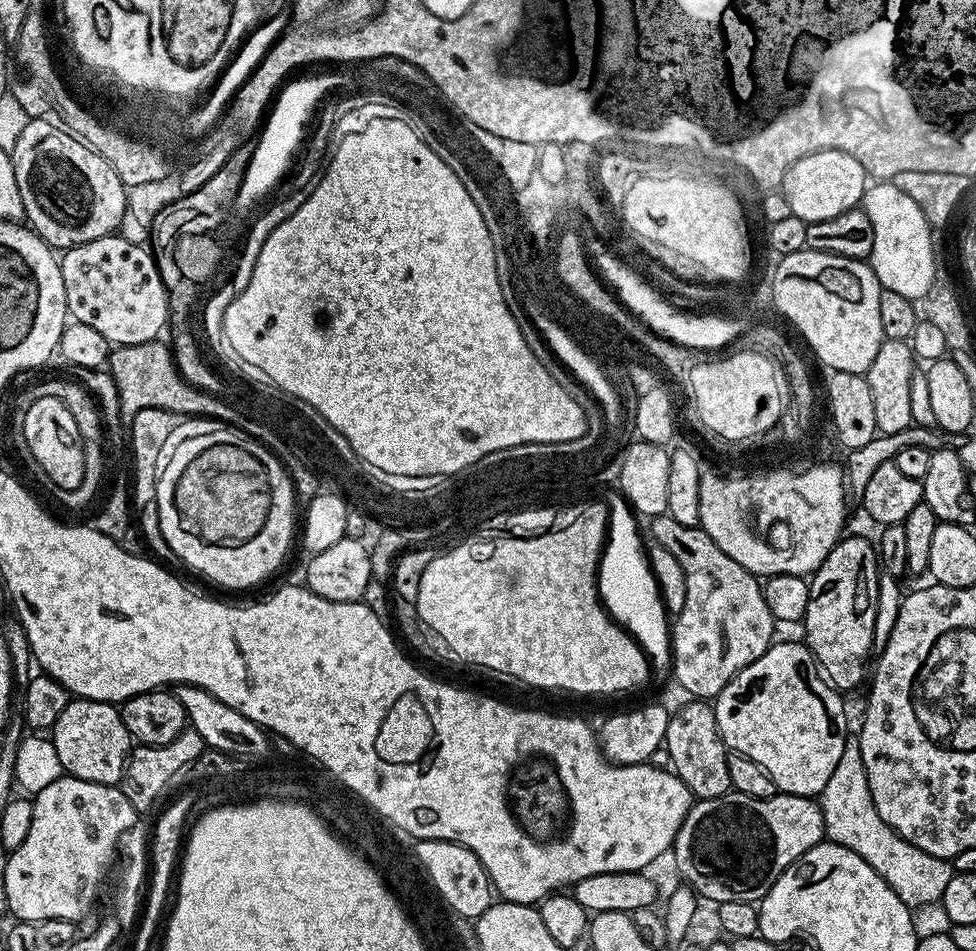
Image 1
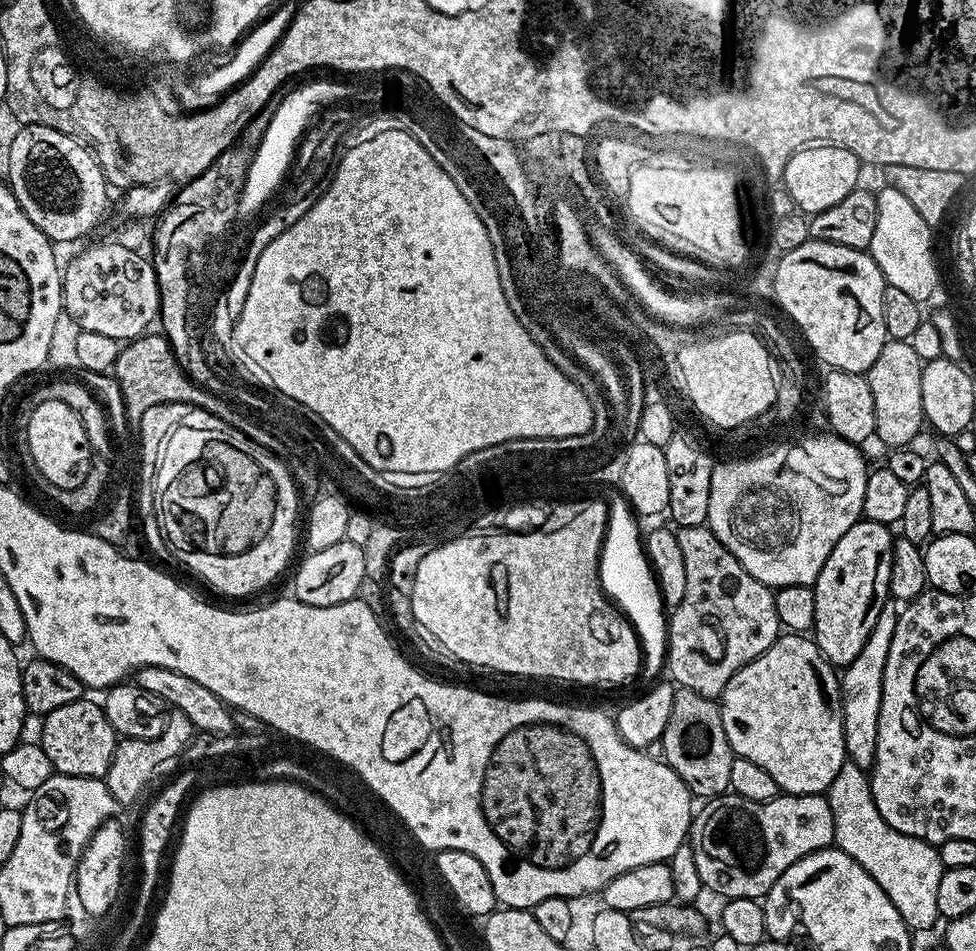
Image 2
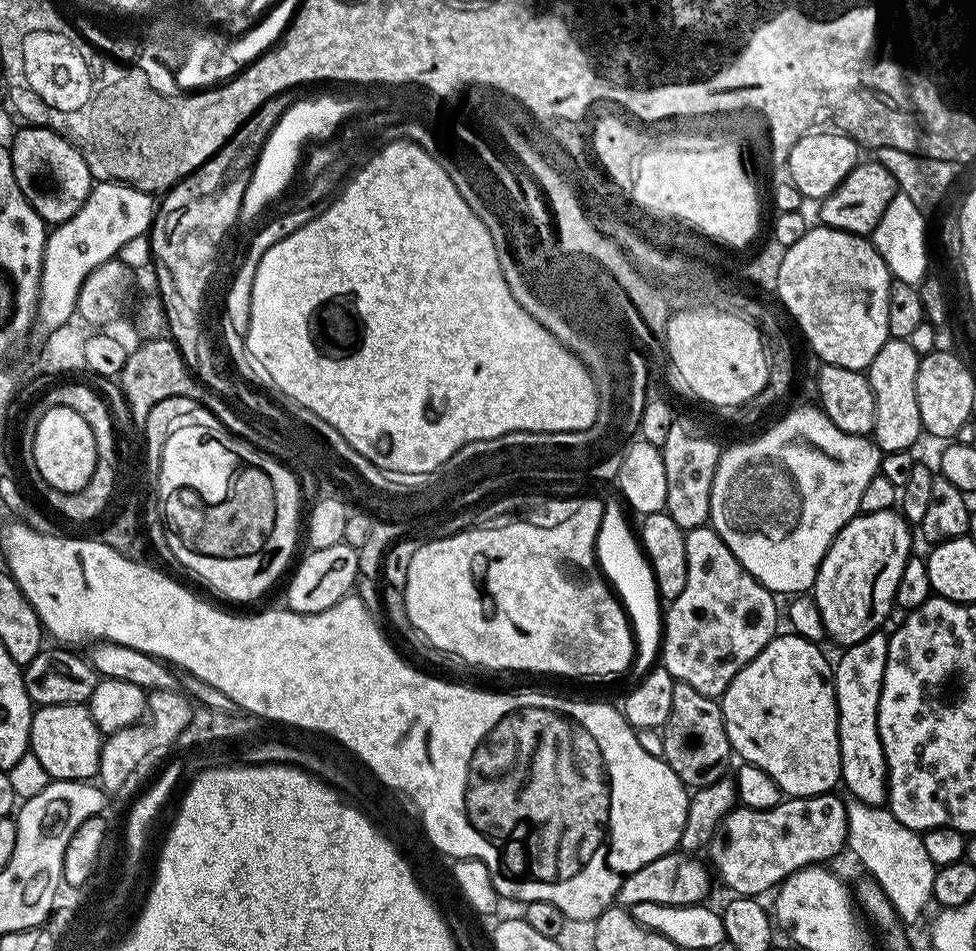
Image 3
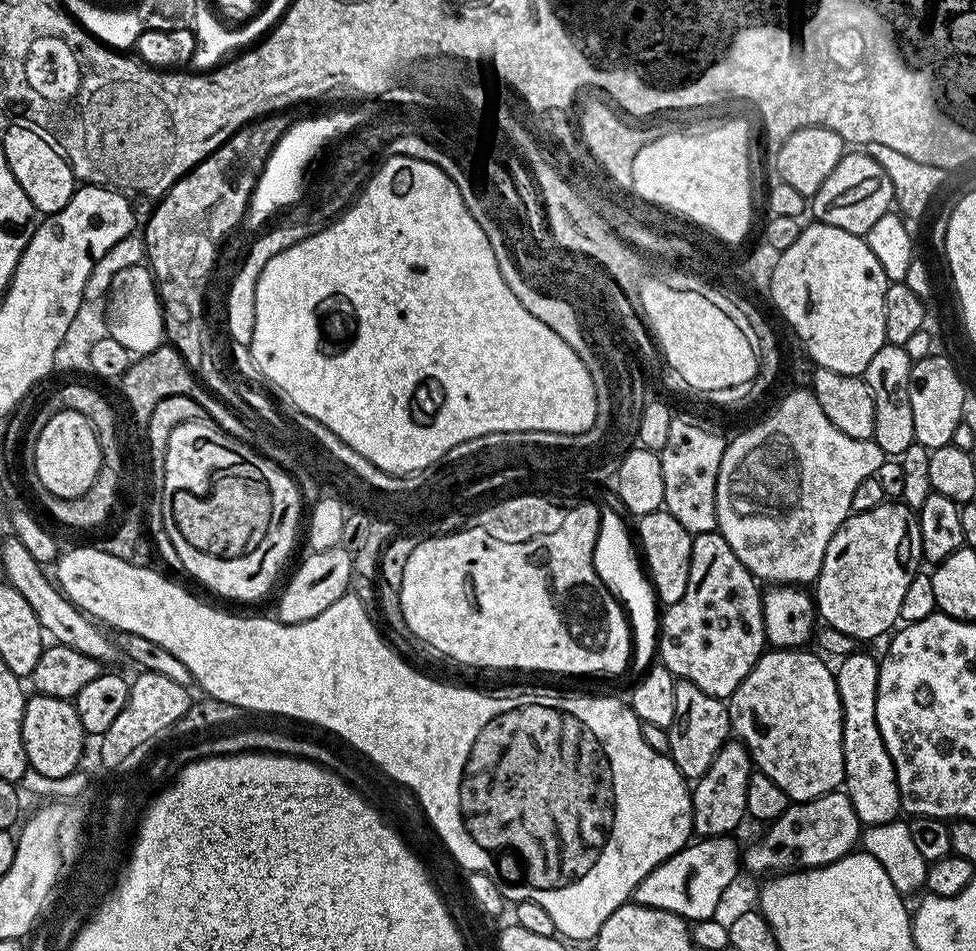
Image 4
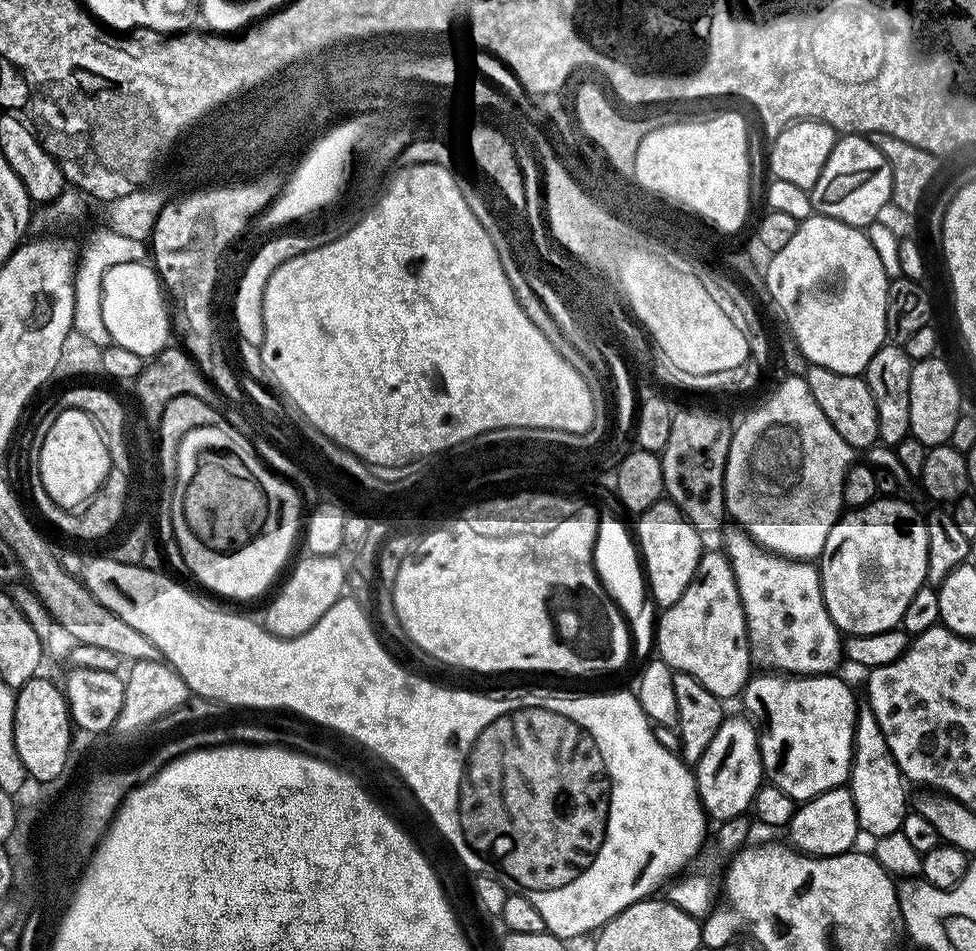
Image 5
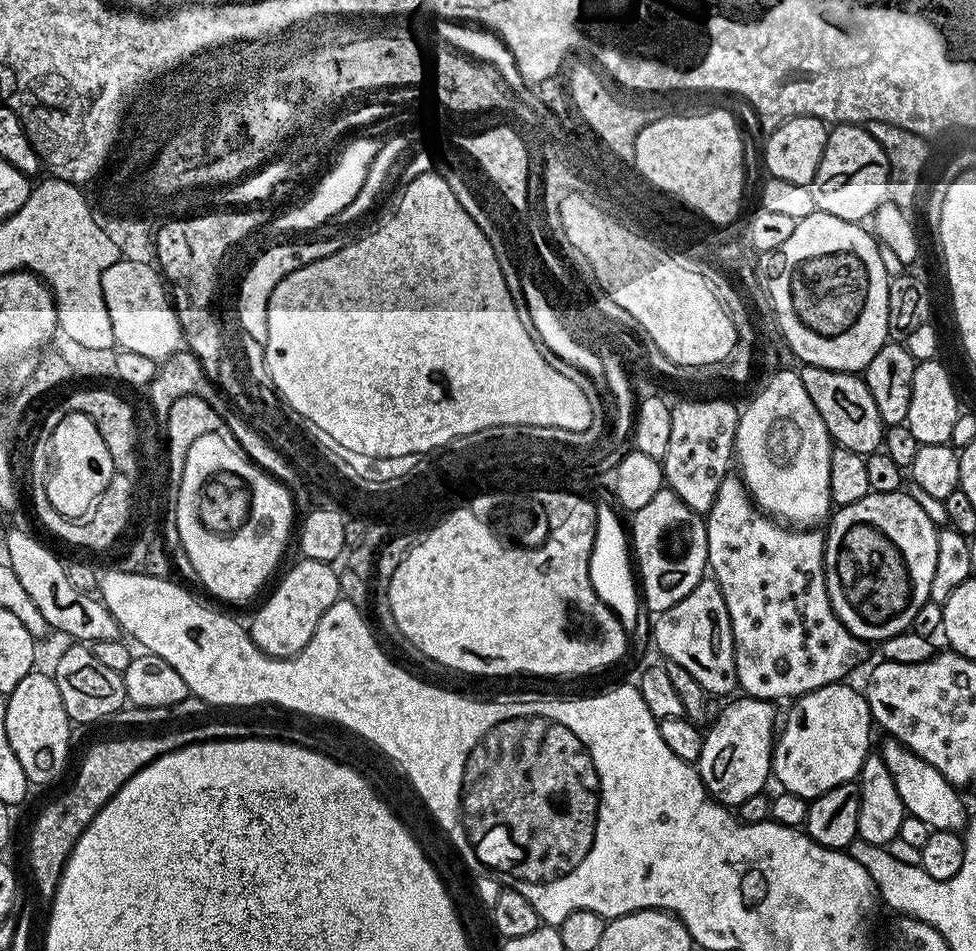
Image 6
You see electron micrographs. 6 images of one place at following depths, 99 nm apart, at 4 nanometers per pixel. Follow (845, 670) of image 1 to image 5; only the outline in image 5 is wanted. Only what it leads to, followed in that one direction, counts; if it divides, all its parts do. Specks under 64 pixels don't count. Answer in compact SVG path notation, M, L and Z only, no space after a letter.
M877 498L865 508L845 511L826 538L826 546L818 558L822 594L830 618L848 636L866 636L895 629L903 621L910 598L925 587L928 578L928 543L925 517L919 516L901 498Z

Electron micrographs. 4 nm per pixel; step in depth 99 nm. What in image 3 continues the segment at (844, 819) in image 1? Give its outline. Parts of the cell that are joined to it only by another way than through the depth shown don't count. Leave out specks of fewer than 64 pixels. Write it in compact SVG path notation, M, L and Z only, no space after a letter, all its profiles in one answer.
M853 810L848 819L847 851L853 852L860 859L867 875L876 881L878 886L890 898L890 904L905 925L911 926L928 904L933 903L934 874L937 867L926 855L924 837L919 832L910 830L898 822L895 811L871 812Z

